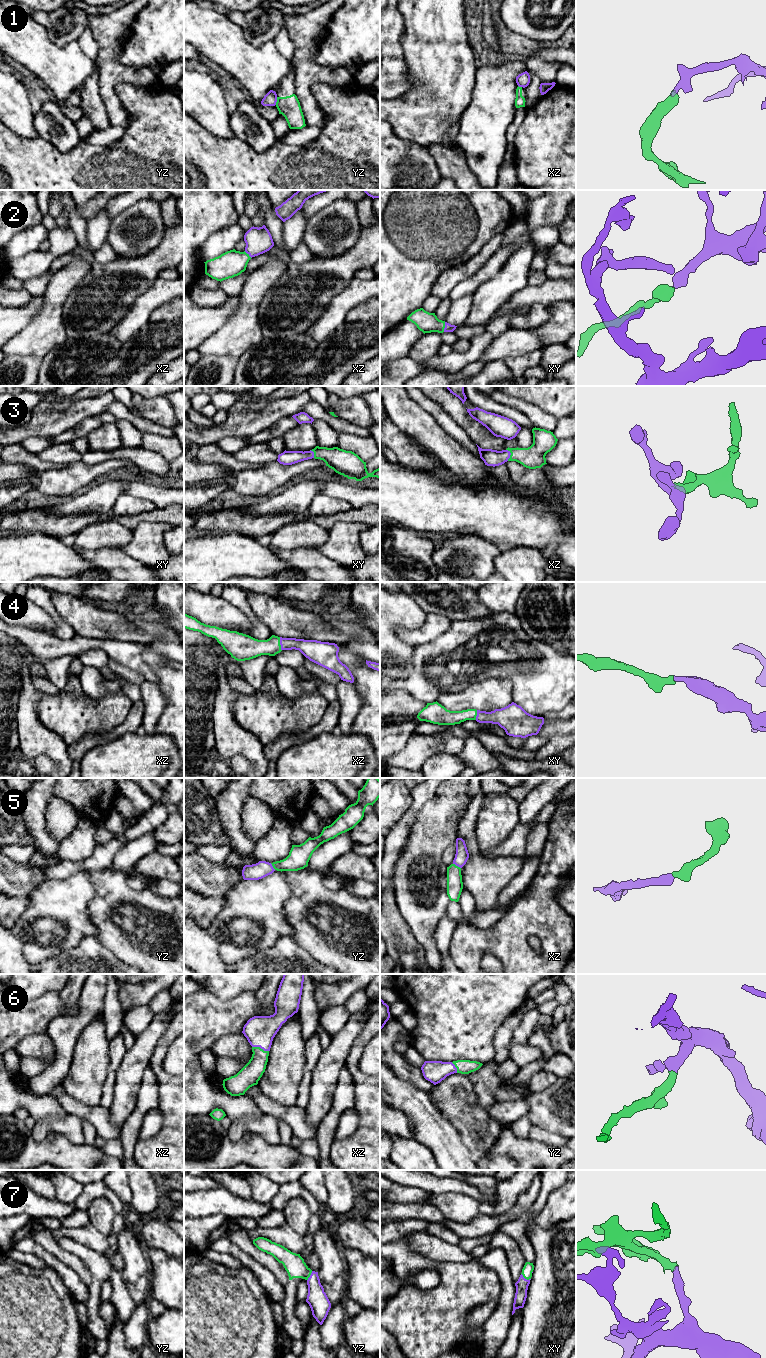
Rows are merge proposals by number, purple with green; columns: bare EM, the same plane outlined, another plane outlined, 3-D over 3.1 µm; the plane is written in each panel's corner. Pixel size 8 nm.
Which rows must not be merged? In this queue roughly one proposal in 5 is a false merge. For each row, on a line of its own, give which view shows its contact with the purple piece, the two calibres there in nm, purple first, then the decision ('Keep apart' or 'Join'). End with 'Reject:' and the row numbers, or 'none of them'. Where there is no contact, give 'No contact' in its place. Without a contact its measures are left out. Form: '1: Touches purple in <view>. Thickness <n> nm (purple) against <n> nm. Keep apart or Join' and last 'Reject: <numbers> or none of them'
1: Touches purple in yz. Thickness 110 nm (purple) against 170 nm. Keep apart
2: Touches purple in xy. Thickness 60 nm (purple) against 160 nm. Join
3: Touches purple in xz. Thickness 130 nm (purple) against 180 nm. Join
4: Touches purple in xz. Thickness 150 nm (purple) against 170 nm. Join
5: Touches purple in xz. Thickness 110 nm (purple) against 130 nm. Join
6: Touches purple in xz. Thickness 240 nm (purple) against 170 nm. Join
7: Touches purple in xy. Thickness 100 nm (purple) against 90 nm. Join
Reject: 1

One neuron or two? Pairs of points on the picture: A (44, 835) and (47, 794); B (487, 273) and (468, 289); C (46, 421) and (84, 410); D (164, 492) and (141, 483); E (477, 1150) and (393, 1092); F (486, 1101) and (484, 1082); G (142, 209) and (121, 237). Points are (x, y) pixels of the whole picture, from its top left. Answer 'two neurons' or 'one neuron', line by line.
A: one neuron
B: one neuron
C: one neuron
D: one neuron
E: two neurons
F: one neuron
G: one neuron

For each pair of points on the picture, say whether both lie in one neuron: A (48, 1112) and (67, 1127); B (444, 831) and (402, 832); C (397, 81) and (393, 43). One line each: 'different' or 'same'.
A: different
B: different
C: same

